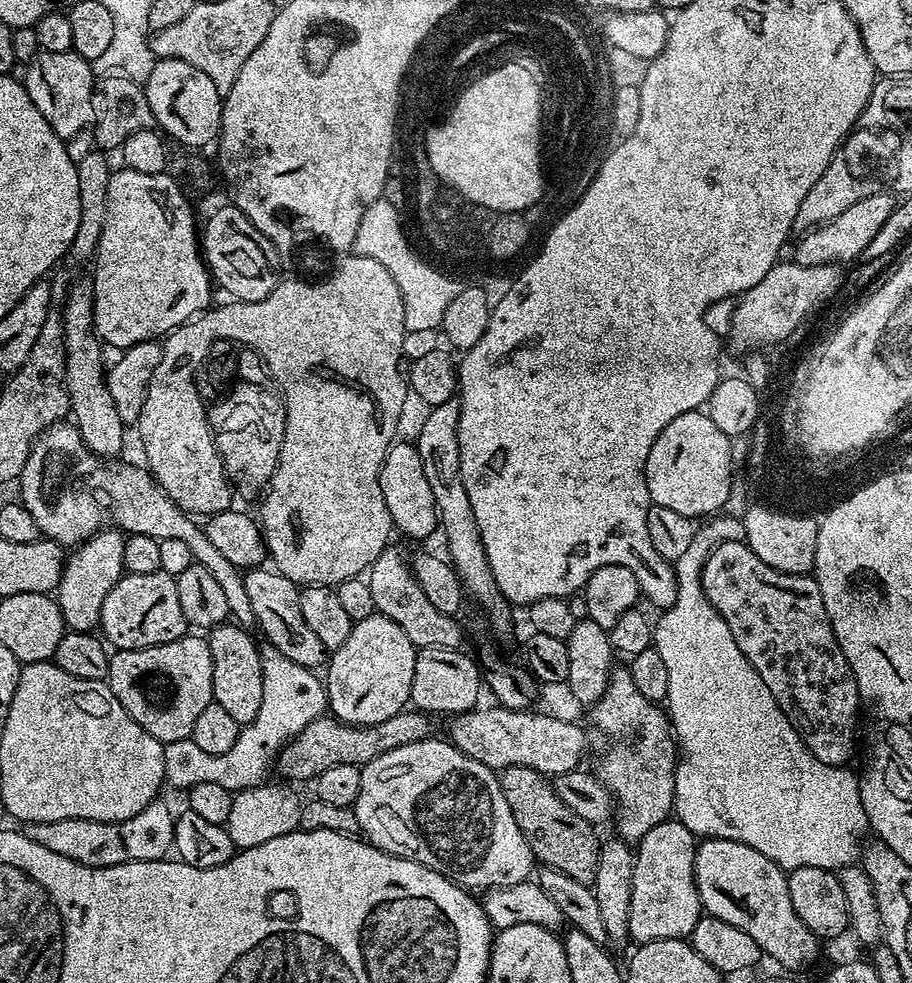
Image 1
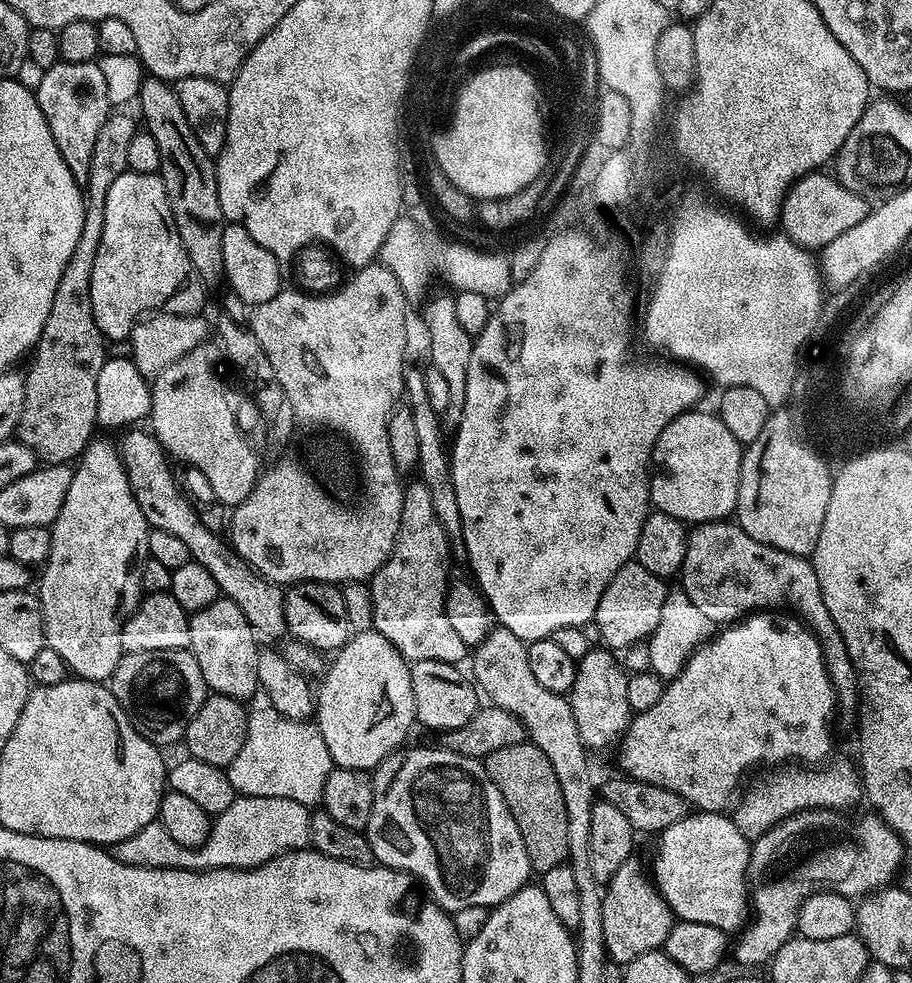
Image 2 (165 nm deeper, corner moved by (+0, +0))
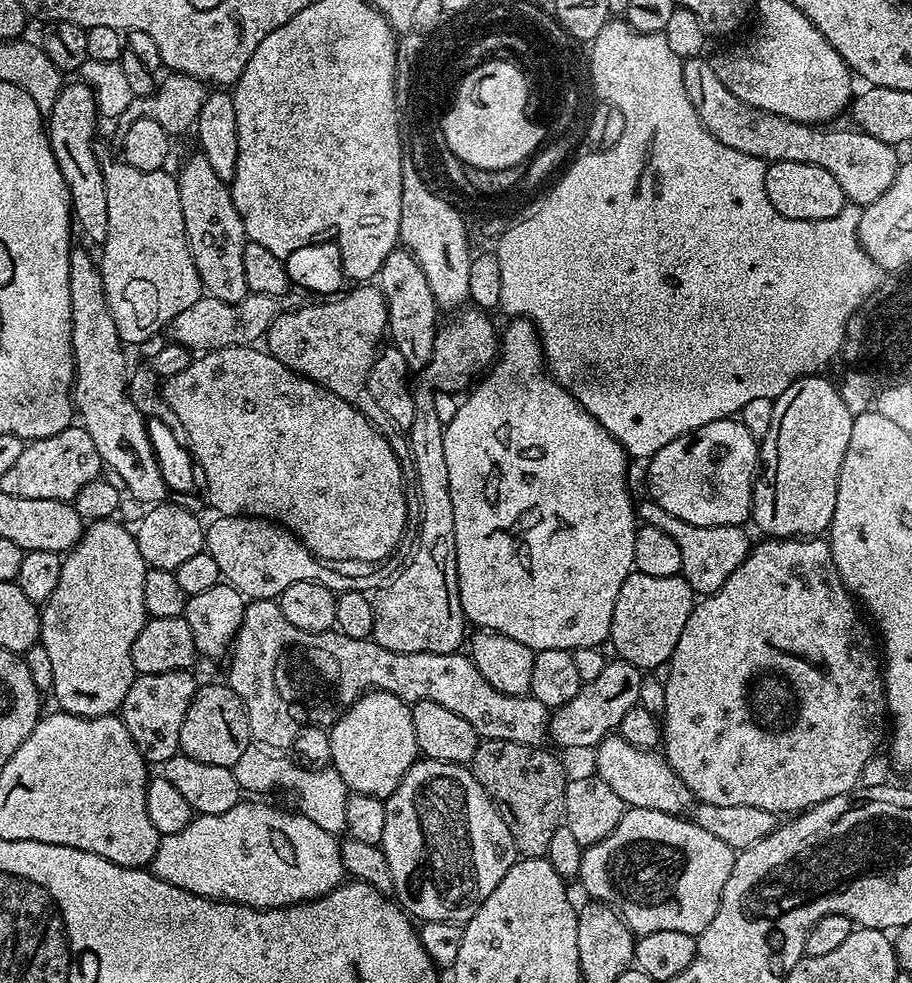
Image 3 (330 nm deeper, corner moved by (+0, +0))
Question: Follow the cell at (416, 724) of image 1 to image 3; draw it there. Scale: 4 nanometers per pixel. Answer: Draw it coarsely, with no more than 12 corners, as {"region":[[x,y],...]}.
{"region":[[609,659],[549,715],[557,749],[595,749],[639,705],[641,669]]}

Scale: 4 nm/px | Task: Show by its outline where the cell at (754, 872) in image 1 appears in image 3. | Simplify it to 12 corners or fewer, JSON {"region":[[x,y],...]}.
{"region":[[629,807],[578,883],[637,937],[699,936],[736,852],[683,815]]}

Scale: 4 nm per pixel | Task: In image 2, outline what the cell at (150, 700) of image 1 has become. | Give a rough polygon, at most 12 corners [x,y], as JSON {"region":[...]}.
{"region":[[186,648],[125,652],[110,687],[133,726],[179,745],[210,695]]}

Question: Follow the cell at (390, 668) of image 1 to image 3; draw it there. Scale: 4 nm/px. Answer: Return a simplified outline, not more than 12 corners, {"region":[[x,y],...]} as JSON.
{"region":[[368,690],[328,732],[349,793],[386,798],[418,759],[407,700]]}

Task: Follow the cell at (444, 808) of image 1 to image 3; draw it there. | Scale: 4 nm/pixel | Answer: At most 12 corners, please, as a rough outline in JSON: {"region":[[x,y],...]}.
{"region":[[471,767],[384,800],[394,899],[467,922],[518,853]]}

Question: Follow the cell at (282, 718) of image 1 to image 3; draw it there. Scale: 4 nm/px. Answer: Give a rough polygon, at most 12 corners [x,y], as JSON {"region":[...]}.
{"region":[[248,744],[231,768],[248,794],[285,788],[327,832],[346,829],[350,793],[331,766]]}

